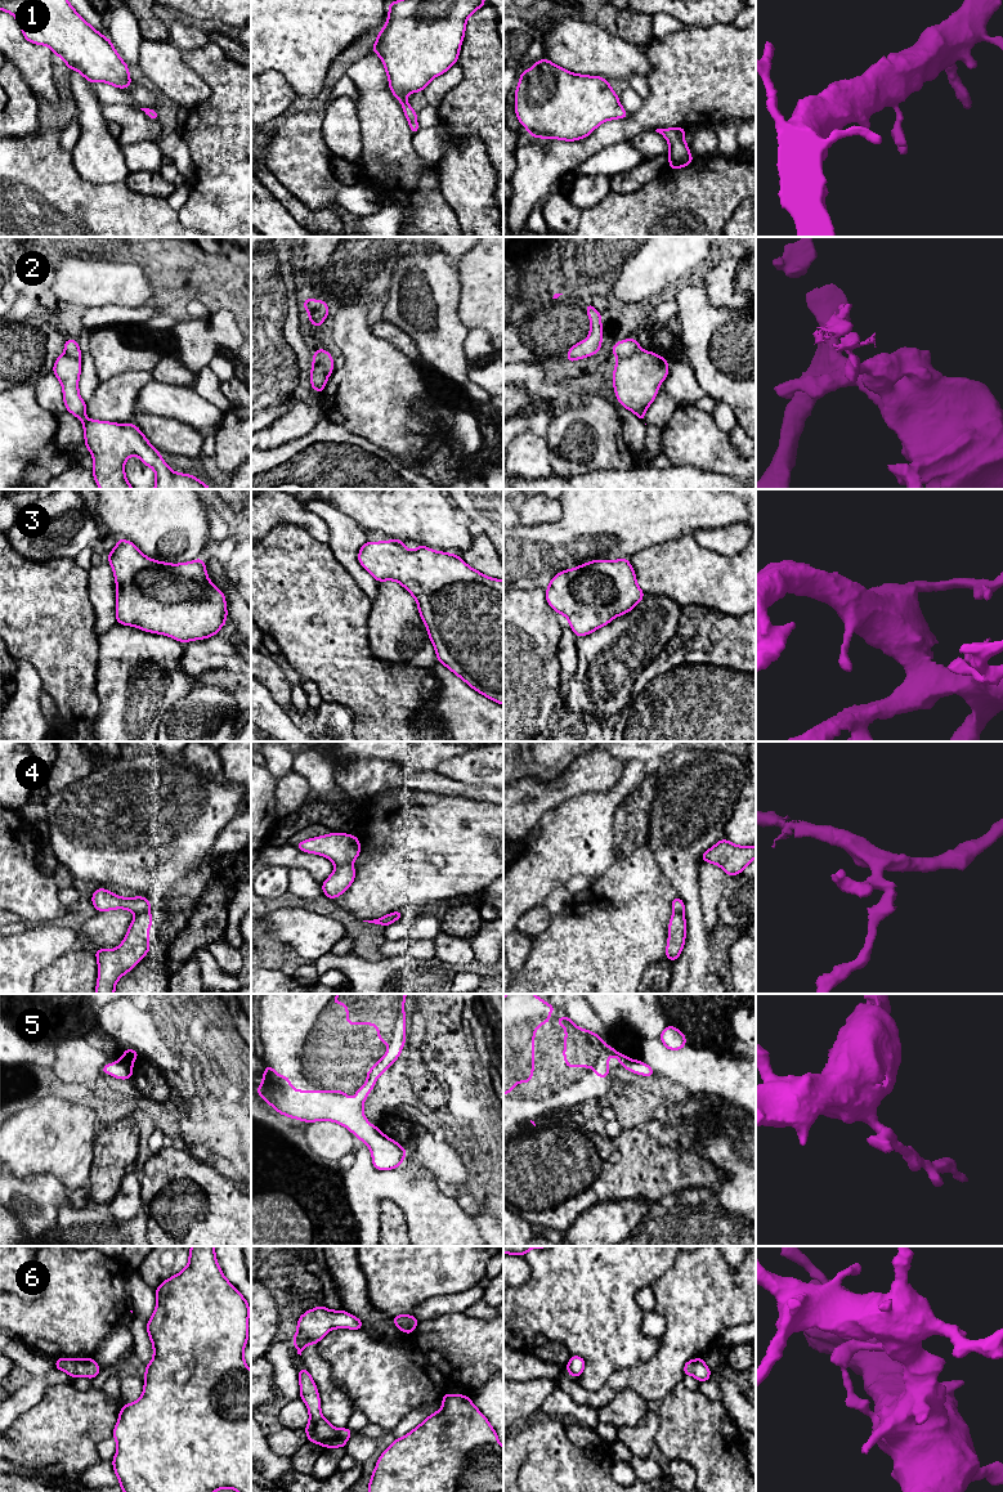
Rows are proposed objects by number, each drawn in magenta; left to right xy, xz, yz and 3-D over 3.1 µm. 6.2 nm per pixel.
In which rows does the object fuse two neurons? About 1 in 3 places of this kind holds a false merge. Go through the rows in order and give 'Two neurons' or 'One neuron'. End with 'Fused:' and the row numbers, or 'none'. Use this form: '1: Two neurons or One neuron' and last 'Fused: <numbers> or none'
1: One neuron
2: Two neurons
3: One neuron
4: Two neurons
5: One neuron
6: One neuron
Fused: 2, 4

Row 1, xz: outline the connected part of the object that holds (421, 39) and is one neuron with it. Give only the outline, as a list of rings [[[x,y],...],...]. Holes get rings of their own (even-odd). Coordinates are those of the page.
[[[398,0],[389,3],[388,21],[379,32],[371,51],[376,53],[385,67],[389,88],[403,104],[403,112],[412,135],[420,130],[417,113],[406,97],[422,91],[436,76],[447,72],[458,62],[460,48],[464,41],[466,21],[483,6],[487,0]]]

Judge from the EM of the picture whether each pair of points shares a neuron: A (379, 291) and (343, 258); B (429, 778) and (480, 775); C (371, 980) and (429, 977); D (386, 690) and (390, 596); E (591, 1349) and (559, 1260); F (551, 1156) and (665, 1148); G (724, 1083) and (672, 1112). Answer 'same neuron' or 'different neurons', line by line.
A: same neuron
B: different neurons
C: same neuron
D: different neurons
E: same neuron
F: same neuron
G: different neurons

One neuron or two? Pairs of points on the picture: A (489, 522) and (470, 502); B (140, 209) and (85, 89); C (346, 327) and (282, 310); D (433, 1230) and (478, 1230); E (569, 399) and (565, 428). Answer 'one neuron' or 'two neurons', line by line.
A: one neuron
B: two neurons
C: two neurons
D: one neuron
E: two neurons

